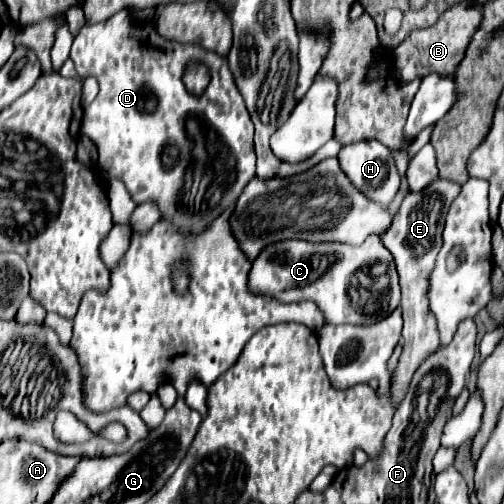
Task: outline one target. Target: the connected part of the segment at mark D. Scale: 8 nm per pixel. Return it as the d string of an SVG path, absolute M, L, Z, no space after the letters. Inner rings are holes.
M117 12L109 20L103 20L103 22L97 22L97 24L85 24L79 30L79 34L73 40L73 62L75 62L77 74L81 78L97 76L97 80L99 80L99 93L95 100L85 108L81 132L85 136L89 136L97 144L97 150L99 150L99 174L101 174L101 178L103 180L113 180L113 178L121 180L127 186L127 192L131 194L135 204L153 202L159 208L159 212L161 212L161 220L169 220L173 224L173 228L181 236L185 236L187 240L201 236L217 220L217 216L221 216L221 212L225 212L229 206L235 204L235 200L239 198L239 194L245 188L245 184L255 176L255 166L257 166L257 156L255 156L255 148L253 148L253 122L249 118L249 112L245 108L245 102L243 102L241 94L235 88L233 76L229 72L229 66L227 66L227 58L217 56L213 52L207 52L207 50L203 50L199 46L185 46L185 44L179 44L179 42L175 44L171 40L165 40L163 36L157 34L157 30L155 30L155 26L151 22L133 22L133 20L129 20L127 12ZM201 56L203 56L203 64L209 68L211 82L209 82L209 86L205 88L205 92L201 96L193 96L185 88L183 76L185 76L185 68L189 66L189 60L197 60Z

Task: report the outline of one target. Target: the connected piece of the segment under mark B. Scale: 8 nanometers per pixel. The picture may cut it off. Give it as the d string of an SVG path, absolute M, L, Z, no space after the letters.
M455 4L447 12L441 14L437 24L429 28L417 28L413 30L399 46L393 50L393 64L399 72L401 82L411 82L415 78L425 78L431 72L437 72L439 76L451 76L459 62L463 60L465 48L471 40L471 34L477 30L477 24L481 22L481 4L469 6L469 4Z

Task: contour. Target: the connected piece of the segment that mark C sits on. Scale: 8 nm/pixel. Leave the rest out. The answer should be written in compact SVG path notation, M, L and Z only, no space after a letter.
M369 236L359 246L349 244L337 244L337 242L325 242L325 244L313 244L305 240L283 240L269 244L257 260L253 260L253 268L249 272L249 288L251 292L273 296L281 302L301 302L301 300L313 300L325 320L329 324L345 324L349 320L349 280L351 276L363 266L363 264L375 264L375 262L387 262L391 268L391 306L397 306L397 300L401 296L399 290L399 278L393 264L391 252L381 244L379 236Z

